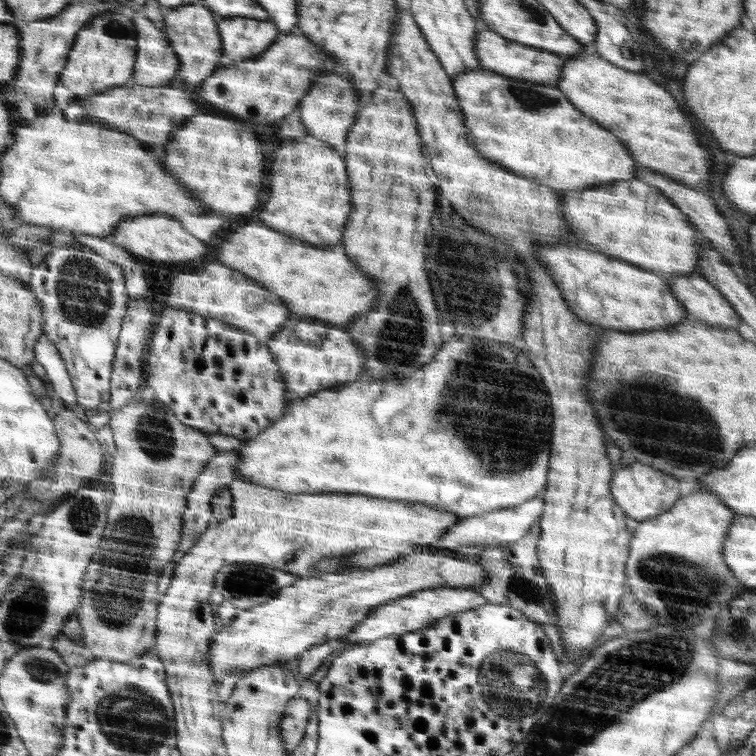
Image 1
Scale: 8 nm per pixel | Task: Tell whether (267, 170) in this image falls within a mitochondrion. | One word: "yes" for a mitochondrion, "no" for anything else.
no

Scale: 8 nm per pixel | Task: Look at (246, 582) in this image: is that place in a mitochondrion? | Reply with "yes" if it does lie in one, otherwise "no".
yes

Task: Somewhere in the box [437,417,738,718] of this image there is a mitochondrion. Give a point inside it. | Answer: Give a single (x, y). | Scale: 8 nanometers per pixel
(668, 573)

